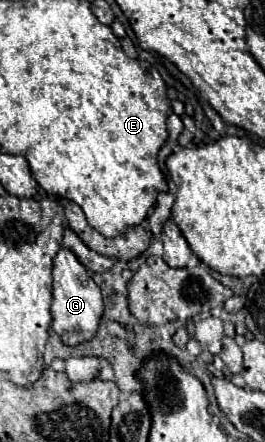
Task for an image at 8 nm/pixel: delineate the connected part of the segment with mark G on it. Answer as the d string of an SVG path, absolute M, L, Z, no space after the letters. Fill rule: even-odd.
M61 249L53 259L53 303L51 303L51 329L67 345L77 345L93 337L103 313L101 289L87 275L79 259L69 251Z

